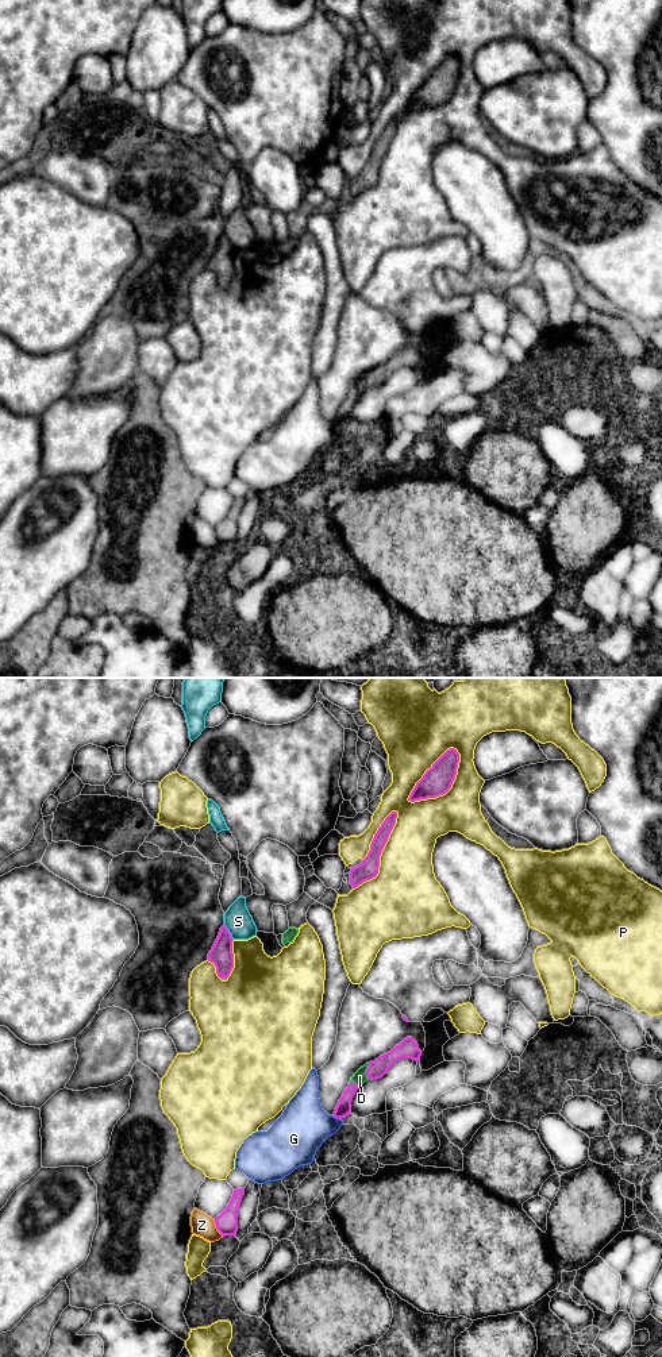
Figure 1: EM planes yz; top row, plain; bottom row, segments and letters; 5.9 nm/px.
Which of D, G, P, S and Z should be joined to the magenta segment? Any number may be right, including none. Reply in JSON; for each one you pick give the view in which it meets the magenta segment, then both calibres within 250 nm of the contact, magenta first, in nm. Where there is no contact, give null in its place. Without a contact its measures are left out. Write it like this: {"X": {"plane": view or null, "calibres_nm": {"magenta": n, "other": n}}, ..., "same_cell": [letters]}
{"D": {"plane": "yz", "calibres_nm": {"magenta": 110, "other": 80}}, "same_cell": ["D"]}

